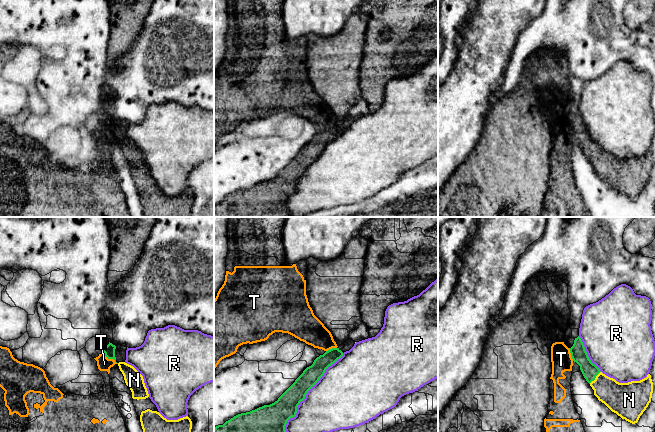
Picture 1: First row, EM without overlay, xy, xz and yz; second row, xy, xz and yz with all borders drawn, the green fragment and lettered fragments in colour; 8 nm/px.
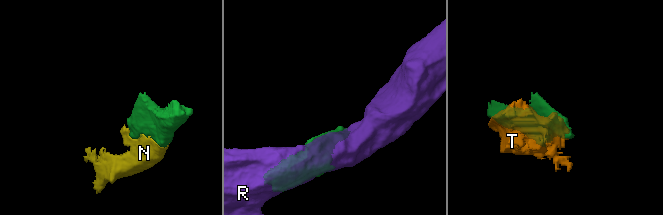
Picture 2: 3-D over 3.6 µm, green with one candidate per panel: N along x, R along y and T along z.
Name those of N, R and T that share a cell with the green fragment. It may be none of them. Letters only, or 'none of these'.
N

